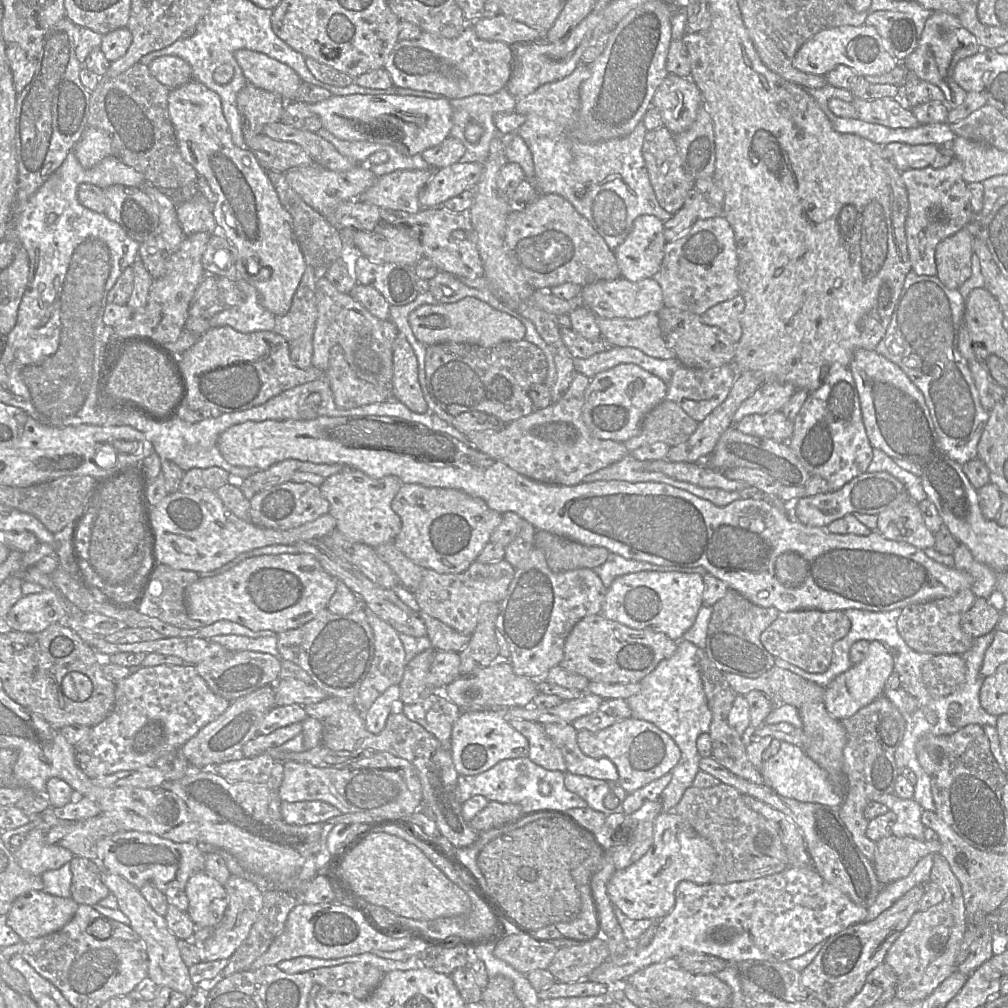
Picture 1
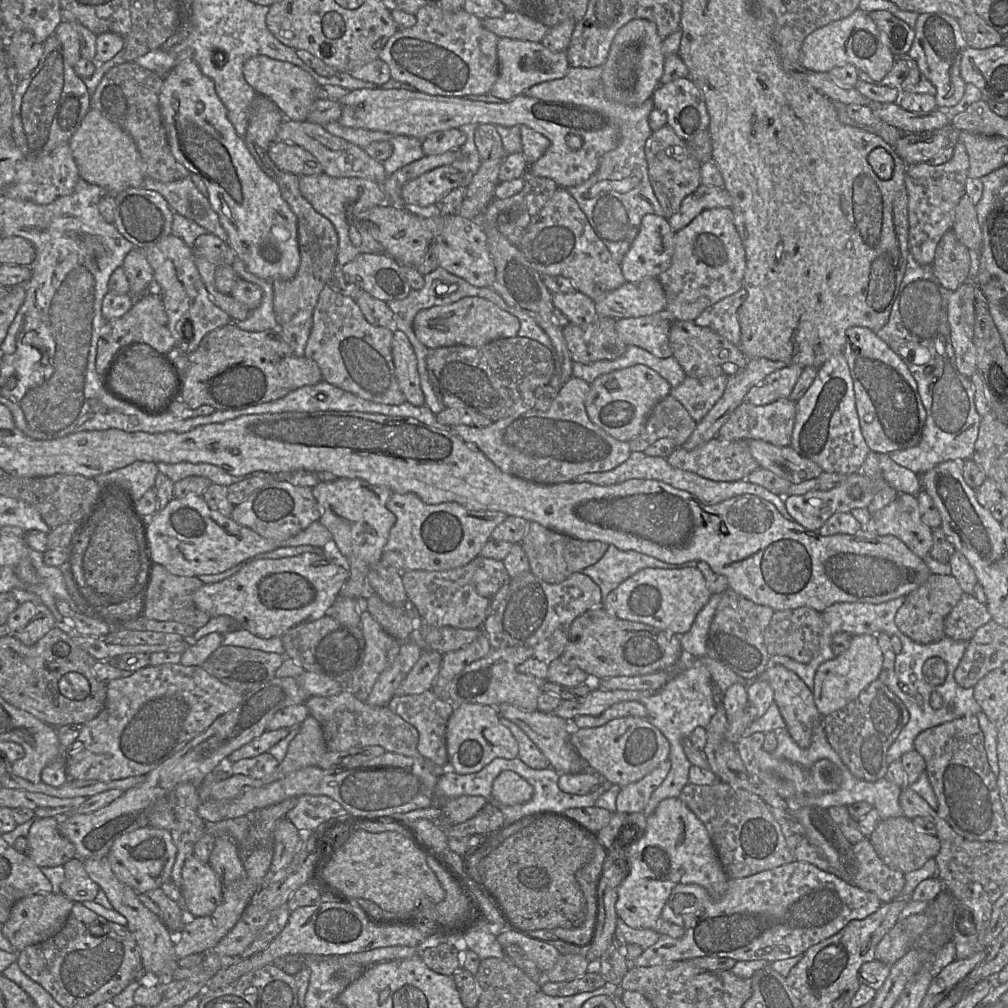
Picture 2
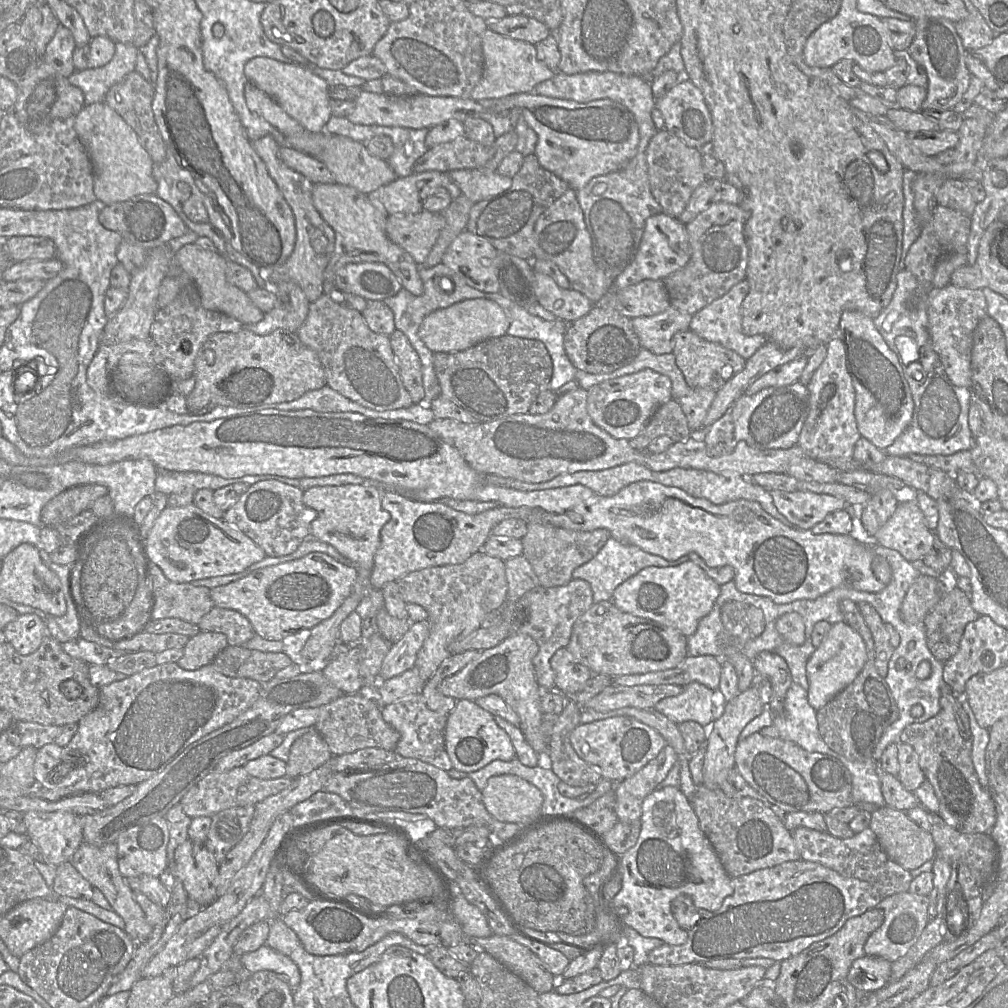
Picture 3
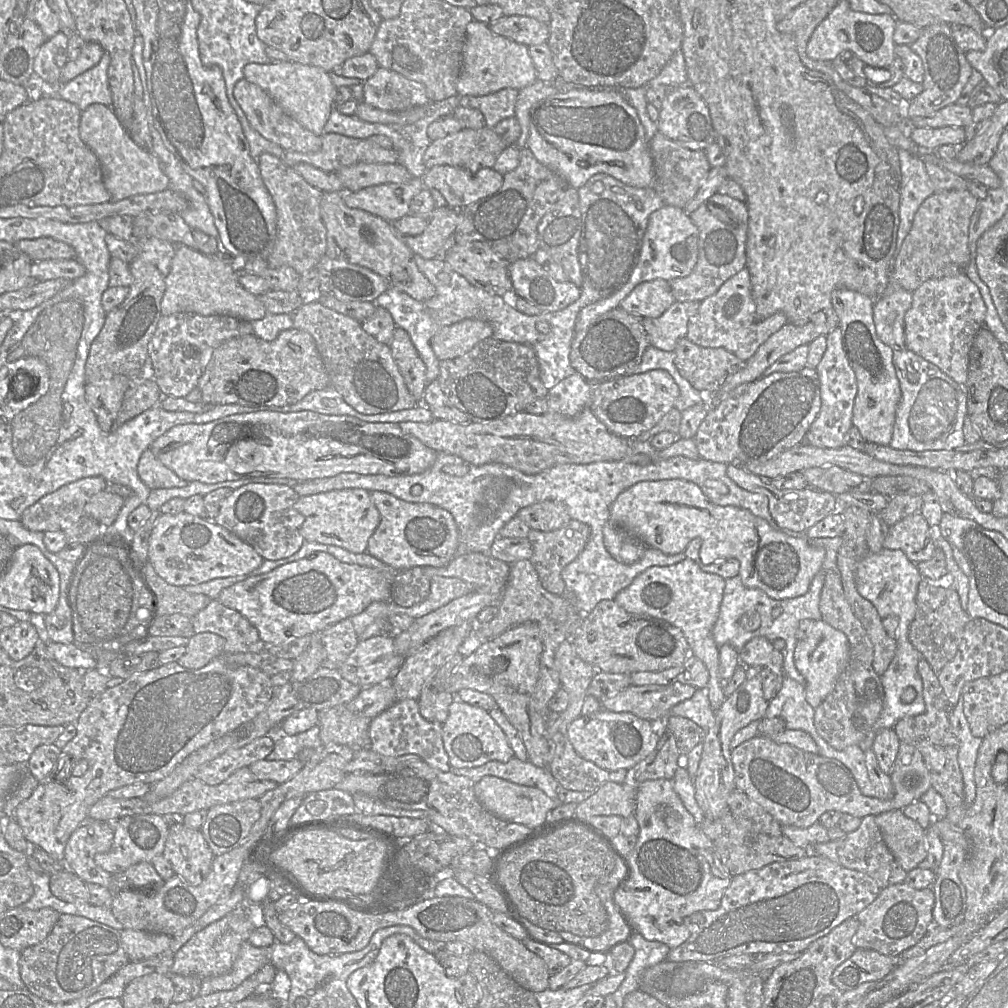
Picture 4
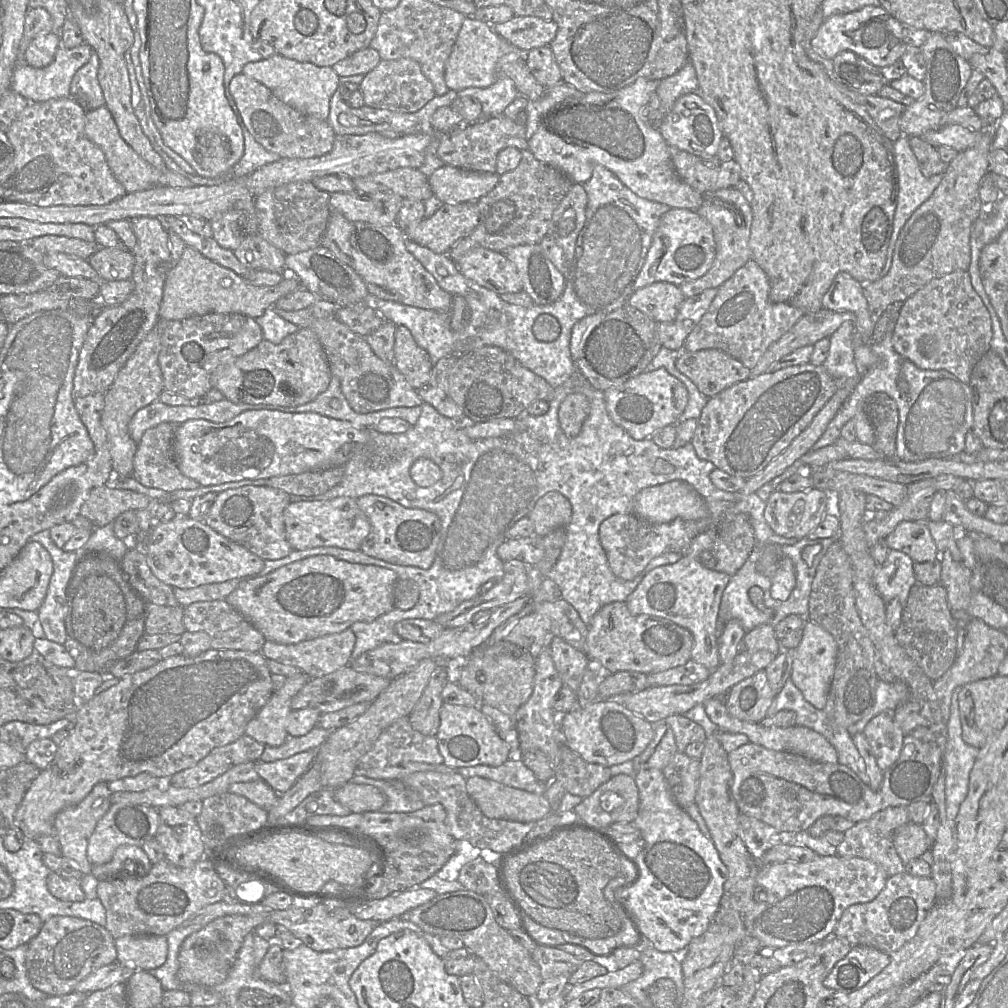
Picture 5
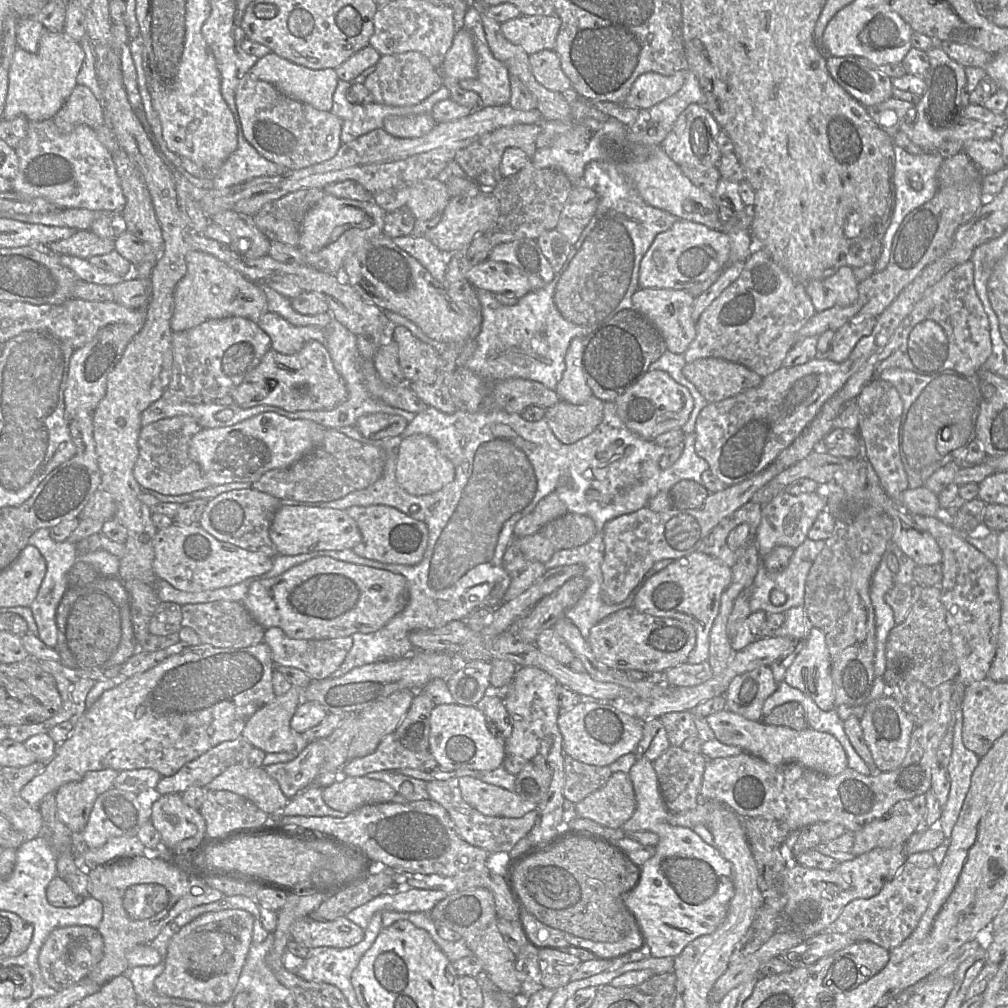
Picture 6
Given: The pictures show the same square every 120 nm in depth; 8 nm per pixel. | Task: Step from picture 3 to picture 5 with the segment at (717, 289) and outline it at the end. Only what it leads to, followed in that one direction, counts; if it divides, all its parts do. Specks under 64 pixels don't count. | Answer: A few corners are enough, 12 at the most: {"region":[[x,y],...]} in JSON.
{"region":[[735,187],[704,194],[715,257],[679,285],[685,298],[718,288],[751,259],[752,209]]}

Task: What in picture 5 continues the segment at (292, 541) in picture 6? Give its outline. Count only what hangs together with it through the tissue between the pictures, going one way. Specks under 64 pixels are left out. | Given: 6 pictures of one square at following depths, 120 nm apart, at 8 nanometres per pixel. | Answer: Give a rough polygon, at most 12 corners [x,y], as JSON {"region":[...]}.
{"region":[[357,499],[290,503],[293,550],[360,550],[371,525]]}

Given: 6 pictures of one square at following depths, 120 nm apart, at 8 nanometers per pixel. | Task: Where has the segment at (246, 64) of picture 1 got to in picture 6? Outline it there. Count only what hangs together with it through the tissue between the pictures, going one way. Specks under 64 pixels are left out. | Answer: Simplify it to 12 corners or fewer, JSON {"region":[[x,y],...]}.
{"region":[[273,52],[249,69],[288,97],[331,110],[339,79]]}

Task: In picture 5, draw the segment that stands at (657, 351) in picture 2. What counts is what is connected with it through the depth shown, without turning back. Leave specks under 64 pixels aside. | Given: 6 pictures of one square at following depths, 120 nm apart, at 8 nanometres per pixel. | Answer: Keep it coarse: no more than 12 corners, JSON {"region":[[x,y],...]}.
{"region":[[718,288],[685,298],[673,321],[657,323],[663,347],[683,350],[685,339]]}

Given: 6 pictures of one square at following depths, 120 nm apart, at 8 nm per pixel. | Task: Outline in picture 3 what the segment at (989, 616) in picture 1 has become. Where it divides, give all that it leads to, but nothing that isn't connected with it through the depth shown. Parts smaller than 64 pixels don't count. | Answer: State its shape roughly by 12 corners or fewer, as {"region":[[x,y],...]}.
{"region":[[945,579],[923,620],[927,646],[942,663],[959,650],[979,616],[970,597]]}

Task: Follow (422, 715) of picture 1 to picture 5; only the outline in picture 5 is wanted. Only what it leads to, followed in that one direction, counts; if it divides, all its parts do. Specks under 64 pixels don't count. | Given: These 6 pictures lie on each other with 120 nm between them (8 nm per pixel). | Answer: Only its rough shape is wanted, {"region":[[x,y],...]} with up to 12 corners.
{"region":[[393,722],[358,769],[406,762],[443,764],[436,736]]}

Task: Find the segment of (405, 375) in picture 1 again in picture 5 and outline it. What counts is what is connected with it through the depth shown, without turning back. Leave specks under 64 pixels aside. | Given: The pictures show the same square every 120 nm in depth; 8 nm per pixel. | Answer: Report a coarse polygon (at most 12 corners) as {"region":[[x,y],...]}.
{"region":[[397,326],[394,365],[416,391],[433,364],[411,332]]}

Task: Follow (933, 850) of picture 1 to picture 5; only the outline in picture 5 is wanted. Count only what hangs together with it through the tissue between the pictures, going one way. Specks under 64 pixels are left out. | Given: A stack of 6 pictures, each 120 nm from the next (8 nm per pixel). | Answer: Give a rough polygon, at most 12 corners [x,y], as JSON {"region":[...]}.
{"region":[[911,821],[894,831],[905,865],[933,844],[922,825]]}

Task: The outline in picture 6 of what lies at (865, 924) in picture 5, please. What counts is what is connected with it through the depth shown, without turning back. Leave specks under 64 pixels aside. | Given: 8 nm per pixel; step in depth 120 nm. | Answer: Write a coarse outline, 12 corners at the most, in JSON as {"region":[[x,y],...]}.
{"region":[[905,862],[877,895],[848,903],[828,930],[888,951],[928,907],[937,865]]}

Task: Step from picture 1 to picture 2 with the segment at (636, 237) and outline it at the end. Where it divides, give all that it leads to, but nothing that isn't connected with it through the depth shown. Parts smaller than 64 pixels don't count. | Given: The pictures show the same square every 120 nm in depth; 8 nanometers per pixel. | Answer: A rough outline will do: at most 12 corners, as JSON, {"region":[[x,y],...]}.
{"region":[[645,215],[620,263],[626,282],[658,278],[674,254],[668,219]]}

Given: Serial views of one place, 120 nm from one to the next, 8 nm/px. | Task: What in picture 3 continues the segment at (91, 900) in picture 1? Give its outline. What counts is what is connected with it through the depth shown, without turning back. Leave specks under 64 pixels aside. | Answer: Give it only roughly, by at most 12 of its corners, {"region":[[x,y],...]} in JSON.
{"region":[[70,861],[56,866],[55,895],[91,900],[93,886]]}

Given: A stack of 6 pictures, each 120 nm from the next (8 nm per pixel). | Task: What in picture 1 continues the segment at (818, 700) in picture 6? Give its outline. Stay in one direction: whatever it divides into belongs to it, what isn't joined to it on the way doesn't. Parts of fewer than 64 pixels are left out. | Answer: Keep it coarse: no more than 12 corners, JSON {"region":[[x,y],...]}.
{"region":[[871,641],[865,658],[835,677],[823,704],[837,720],[883,694],[894,670],[889,648]]}

